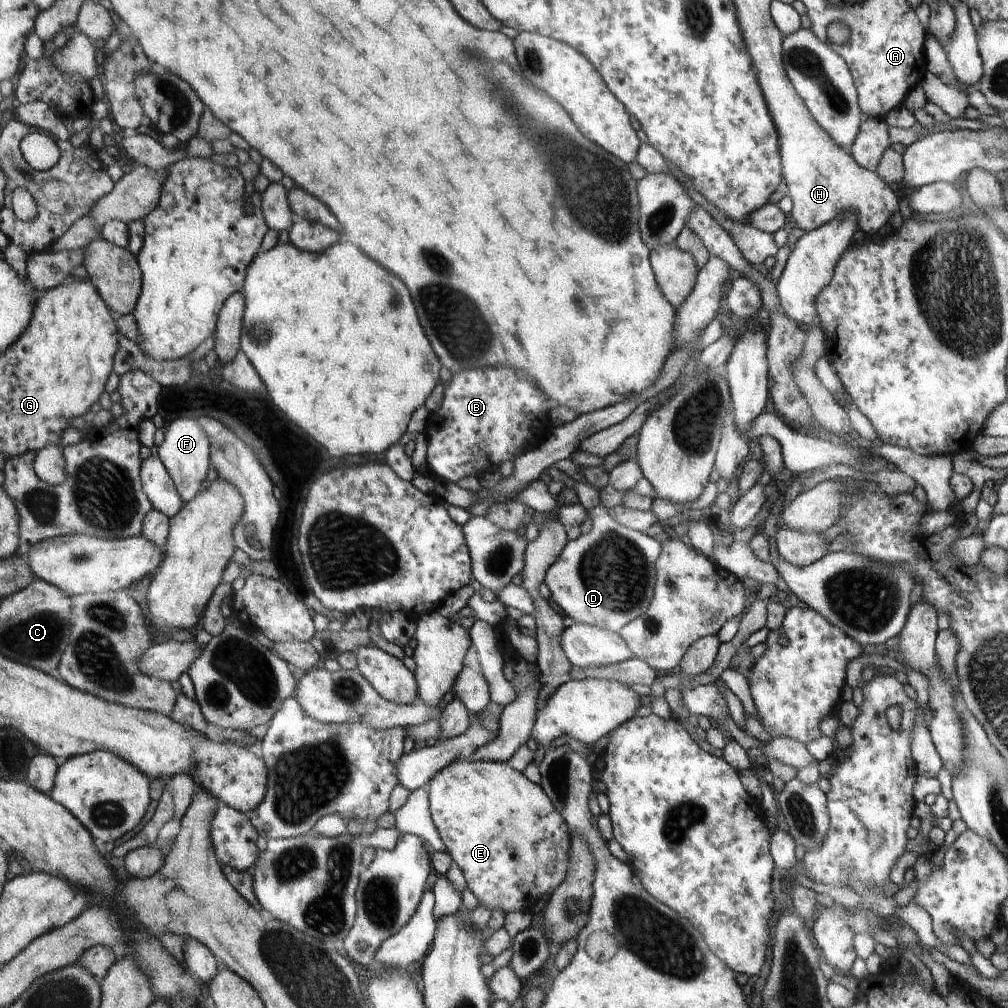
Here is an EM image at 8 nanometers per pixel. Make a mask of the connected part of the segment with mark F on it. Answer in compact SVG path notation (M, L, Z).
M176 419L164 427L164 440L158 447L158 456L167 467L168 474L184 503L194 501L202 490L202 482L210 468L211 450L207 434L196 419Z

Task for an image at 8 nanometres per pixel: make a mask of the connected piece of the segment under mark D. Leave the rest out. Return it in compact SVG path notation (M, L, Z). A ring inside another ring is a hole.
M602 504L588 510L587 515L592 519L592 529L566 543L561 555L546 571L543 581L550 589L556 606L570 616L572 622L603 626L606 630L619 633L624 626L646 613L651 606L655 590L655 562L659 558L662 544L641 531L615 522Z

